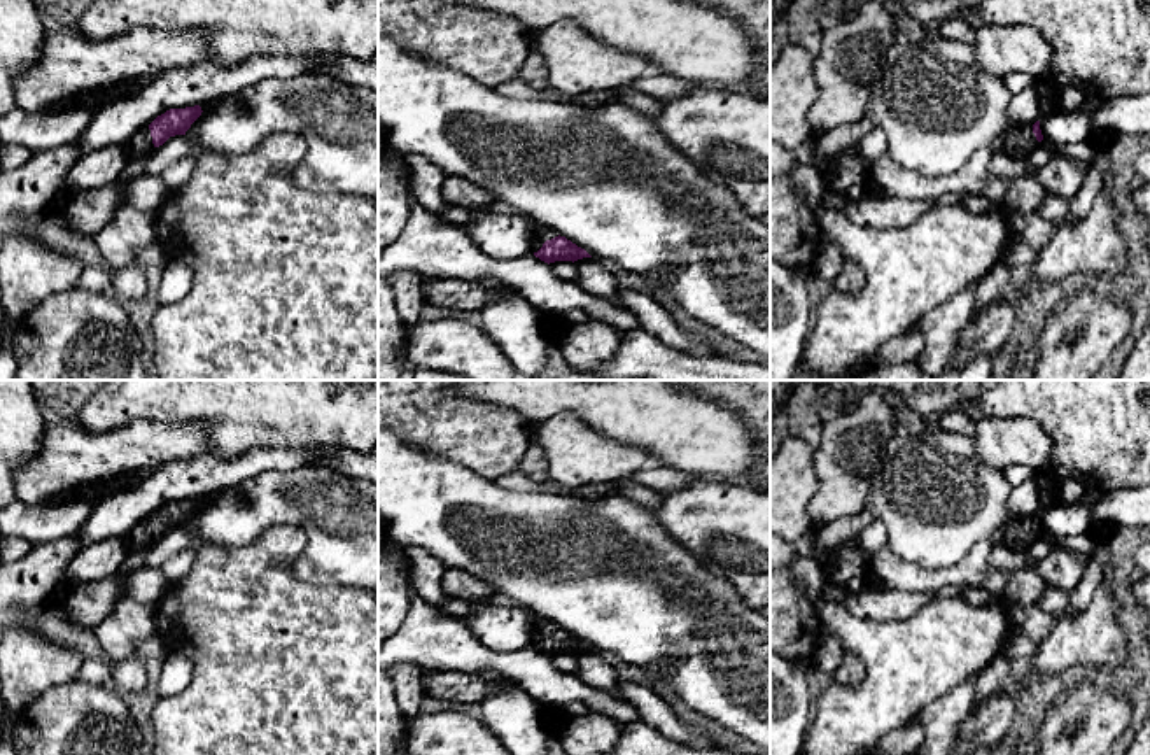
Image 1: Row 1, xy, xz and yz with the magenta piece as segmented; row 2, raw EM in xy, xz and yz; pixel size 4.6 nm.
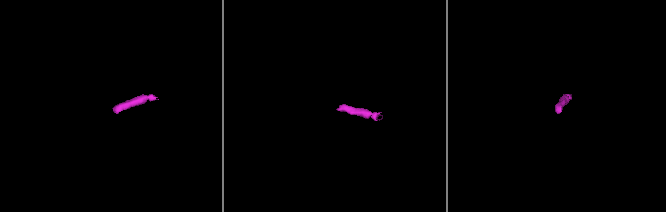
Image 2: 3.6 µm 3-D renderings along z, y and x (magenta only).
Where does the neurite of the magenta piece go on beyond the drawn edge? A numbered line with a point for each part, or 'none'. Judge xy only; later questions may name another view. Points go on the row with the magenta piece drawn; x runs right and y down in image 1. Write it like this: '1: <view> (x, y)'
1: xy (140, 144)

